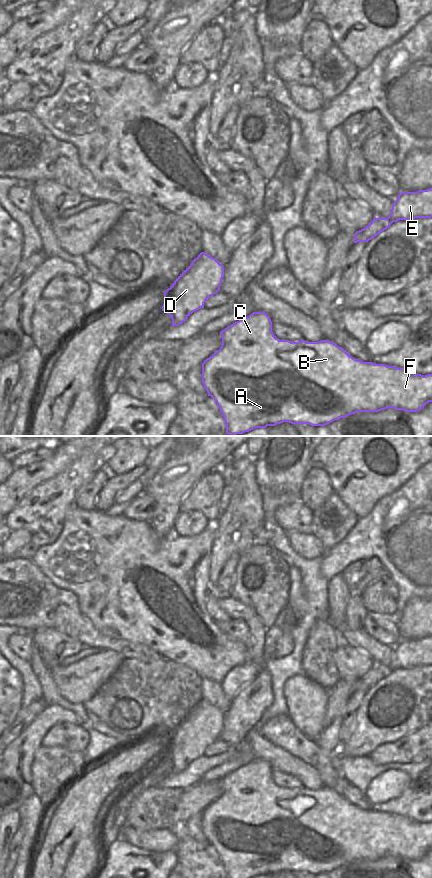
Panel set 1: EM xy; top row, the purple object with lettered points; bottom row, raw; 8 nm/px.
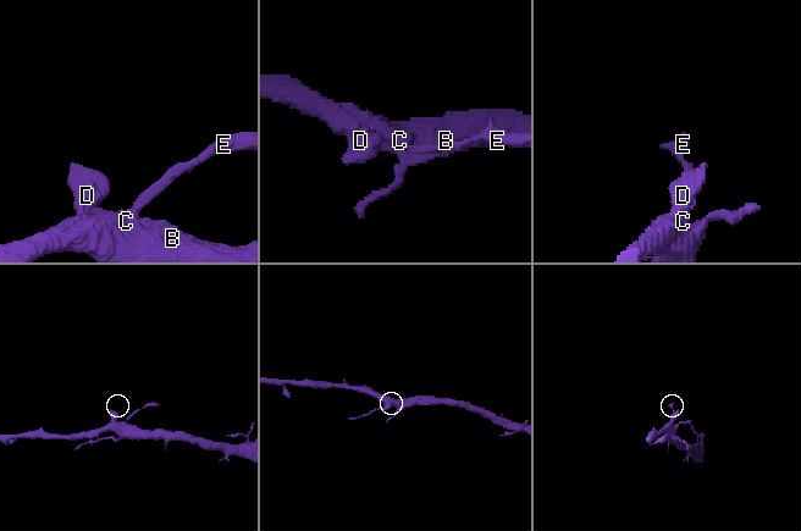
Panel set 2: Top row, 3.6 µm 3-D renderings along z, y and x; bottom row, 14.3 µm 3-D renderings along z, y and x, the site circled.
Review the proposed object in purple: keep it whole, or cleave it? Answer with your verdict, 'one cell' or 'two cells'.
one cell

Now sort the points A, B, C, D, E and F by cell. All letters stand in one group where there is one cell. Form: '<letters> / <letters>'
A B C D E F

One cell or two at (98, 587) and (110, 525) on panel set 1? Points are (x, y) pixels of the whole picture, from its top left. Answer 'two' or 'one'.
one

